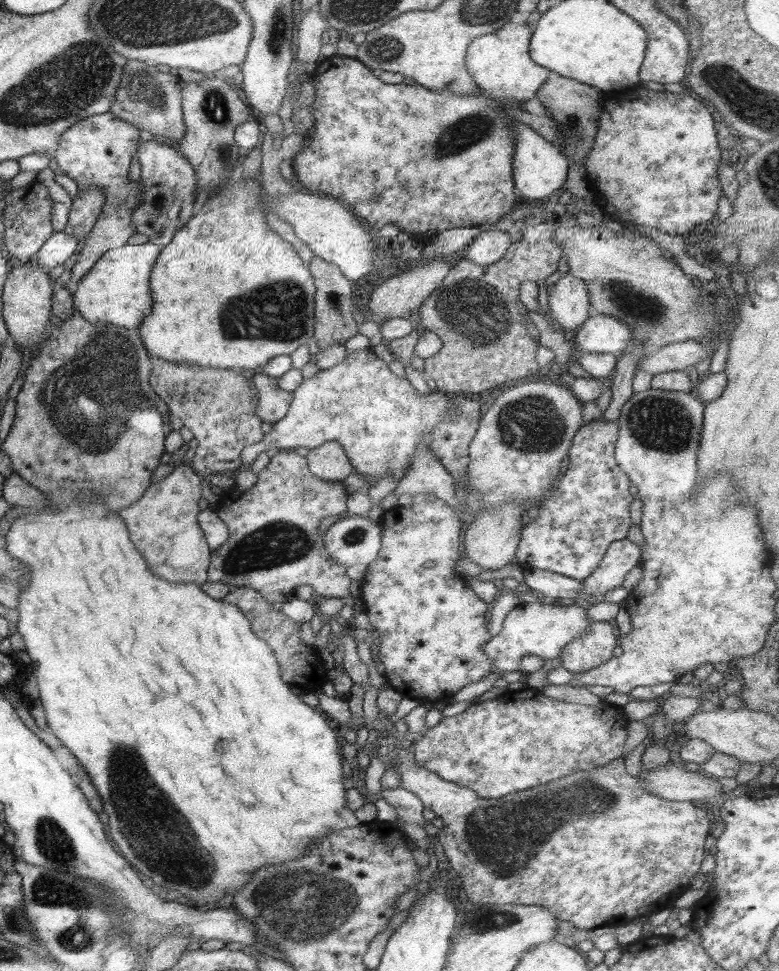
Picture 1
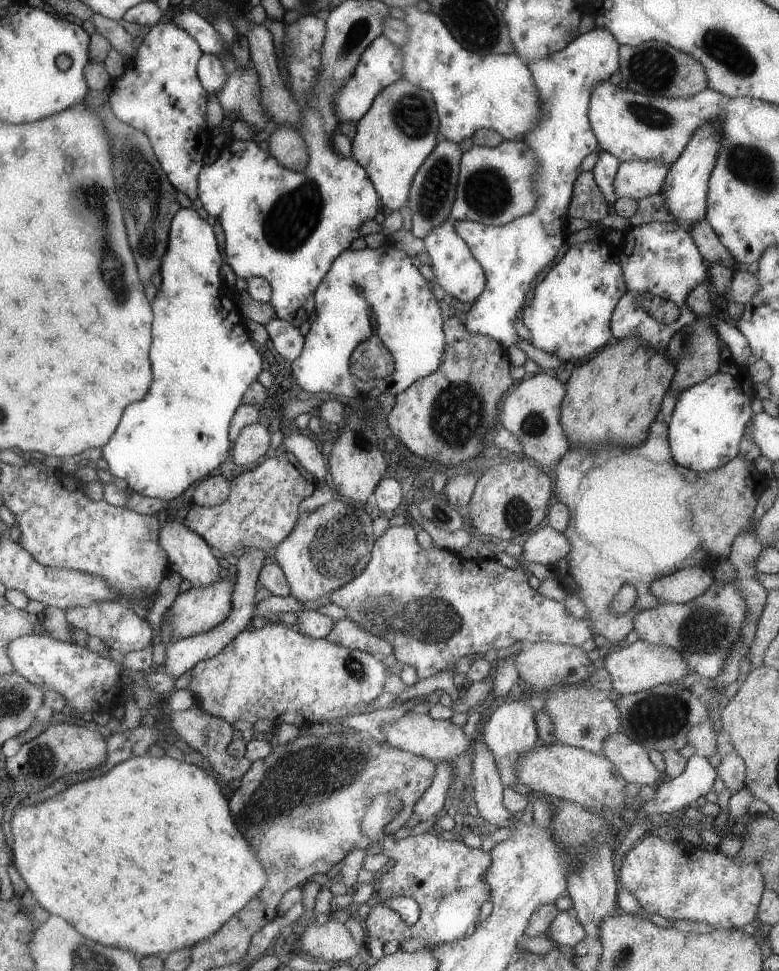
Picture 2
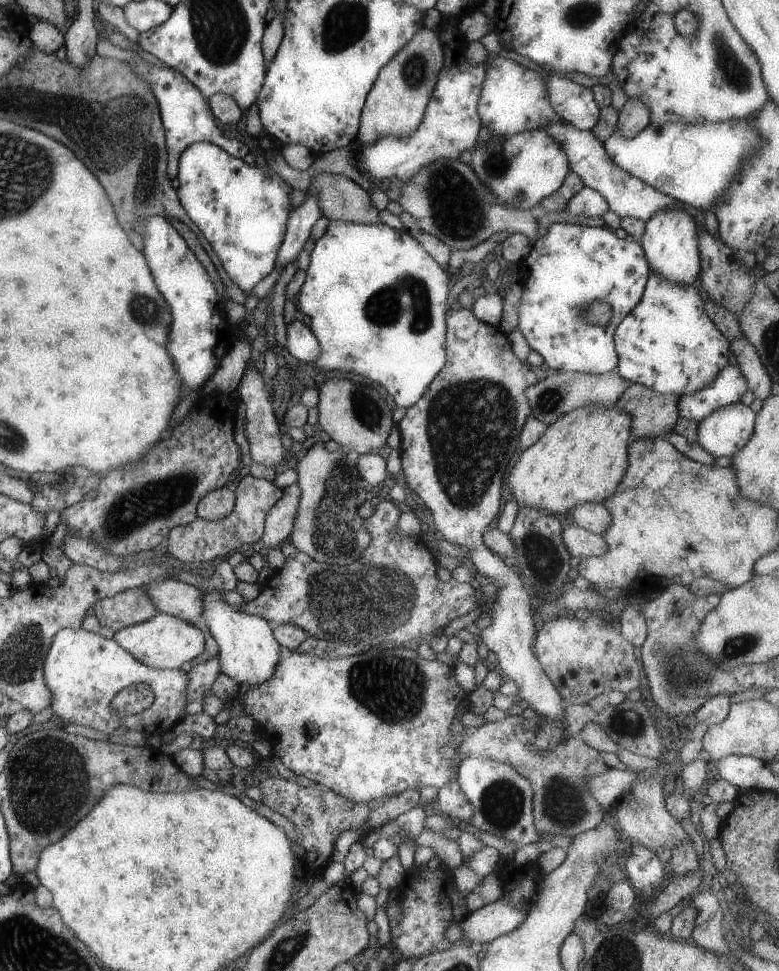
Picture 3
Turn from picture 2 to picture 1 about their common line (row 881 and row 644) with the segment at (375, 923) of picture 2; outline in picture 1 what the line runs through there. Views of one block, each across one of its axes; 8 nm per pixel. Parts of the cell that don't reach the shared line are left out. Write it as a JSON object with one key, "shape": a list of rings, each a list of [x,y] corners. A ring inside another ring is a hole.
{"shape":[[[423,493],[412,496],[411,509],[388,509],[382,513],[380,519],[380,550],[366,567],[356,601],[362,606],[371,626],[374,626],[374,635],[379,637],[375,660],[383,664],[385,672],[382,676],[387,687],[399,692],[403,698],[419,702],[449,702],[460,688],[471,682],[479,682],[489,674],[492,665],[483,652],[483,645],[490,639],[485,627],[487,605],[468,587],[463,576],[453,569],[453,564],[461,559],[461,520],[443,500],[435,498],[425,501]],[[427,562],[432,562],[433,565],[425,568]]]}

